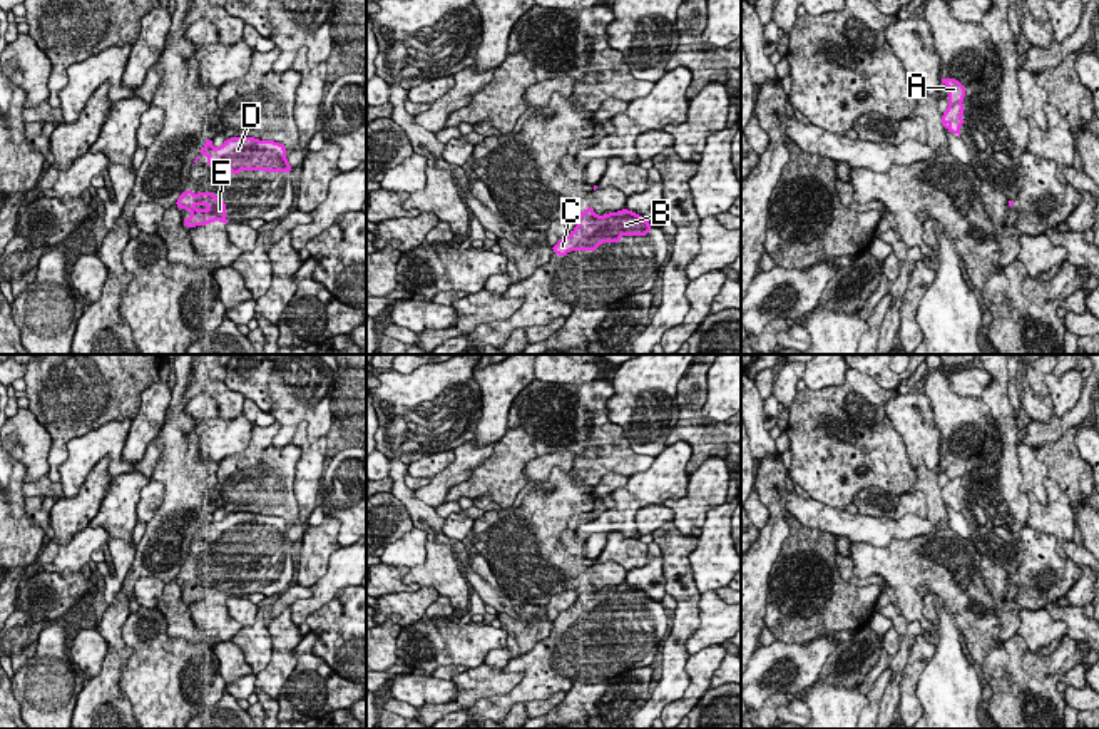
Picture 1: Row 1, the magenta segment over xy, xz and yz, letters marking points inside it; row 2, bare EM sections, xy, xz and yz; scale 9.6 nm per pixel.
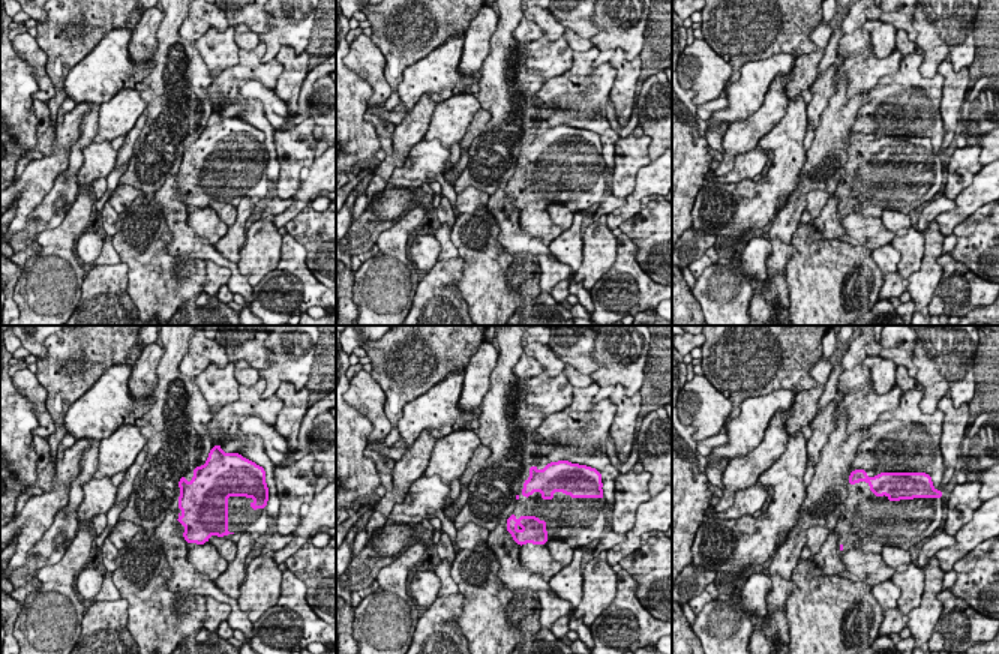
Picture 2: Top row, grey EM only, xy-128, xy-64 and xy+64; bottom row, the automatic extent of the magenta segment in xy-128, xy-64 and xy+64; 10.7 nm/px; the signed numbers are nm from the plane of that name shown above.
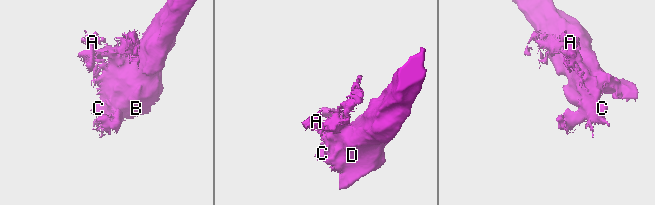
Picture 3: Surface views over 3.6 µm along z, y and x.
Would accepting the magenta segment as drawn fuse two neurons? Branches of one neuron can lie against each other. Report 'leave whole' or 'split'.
leave whole

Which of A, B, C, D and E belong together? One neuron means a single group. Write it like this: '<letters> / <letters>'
A B C D E

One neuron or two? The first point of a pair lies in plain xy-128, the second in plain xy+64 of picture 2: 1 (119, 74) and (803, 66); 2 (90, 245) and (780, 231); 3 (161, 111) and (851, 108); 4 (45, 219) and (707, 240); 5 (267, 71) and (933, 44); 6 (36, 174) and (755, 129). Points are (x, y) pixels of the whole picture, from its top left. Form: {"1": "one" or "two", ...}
{"1": "two", "2": "two", "3": "one", "4": "one", "5": "two", "6": "one"}

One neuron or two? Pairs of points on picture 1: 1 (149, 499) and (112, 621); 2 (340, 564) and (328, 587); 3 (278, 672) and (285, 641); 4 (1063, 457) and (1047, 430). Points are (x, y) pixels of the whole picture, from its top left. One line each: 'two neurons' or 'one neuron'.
1: two neurons
2: one neuron
3: one neuron
4: two neurons

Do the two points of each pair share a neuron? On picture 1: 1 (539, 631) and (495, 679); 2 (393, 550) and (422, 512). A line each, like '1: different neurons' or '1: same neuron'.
1: same neuron
2: different neurons

